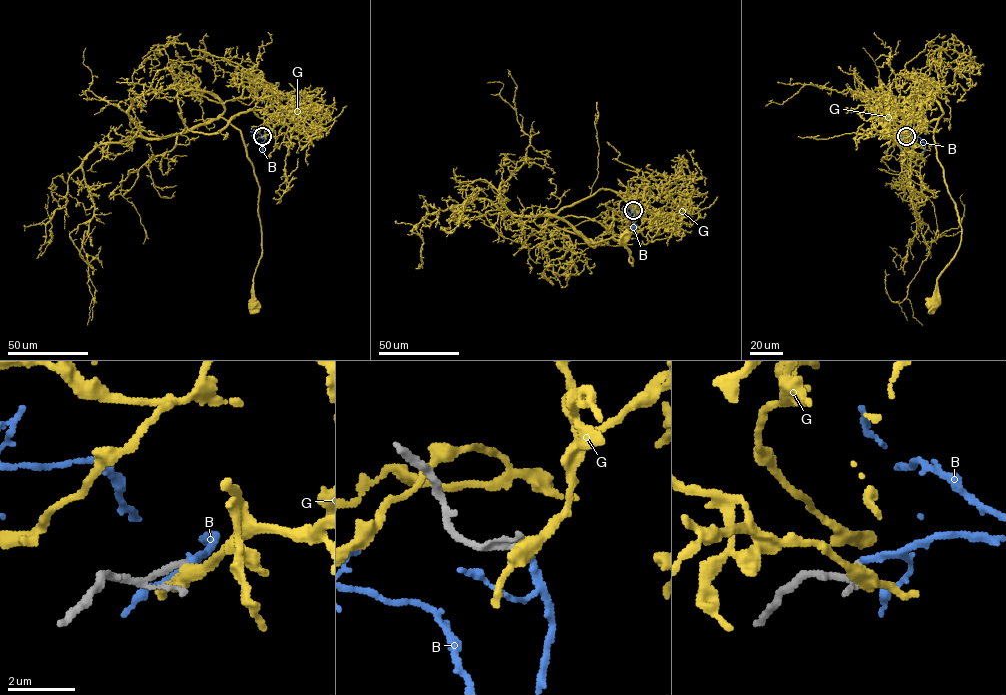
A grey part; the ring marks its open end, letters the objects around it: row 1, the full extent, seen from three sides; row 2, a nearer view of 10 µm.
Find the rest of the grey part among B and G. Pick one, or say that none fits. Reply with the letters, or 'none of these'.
B

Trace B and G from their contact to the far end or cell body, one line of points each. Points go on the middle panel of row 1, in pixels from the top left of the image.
B: (634, 210), (636, 226), (633, 229), (632, 227)
G: (633, 210), (643, 197), (636, 208), (603, 188), (549, 218), (592, 246), (613, 238), (632, 265), (625, 236)

